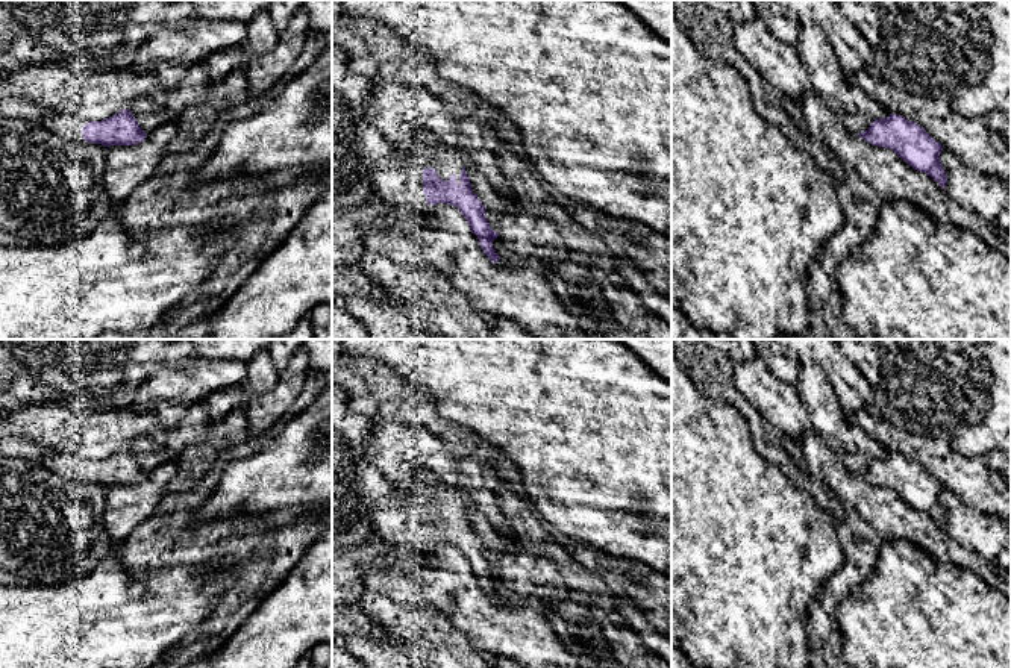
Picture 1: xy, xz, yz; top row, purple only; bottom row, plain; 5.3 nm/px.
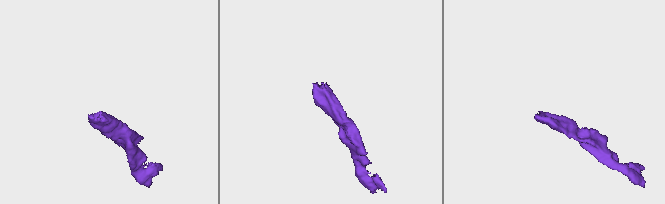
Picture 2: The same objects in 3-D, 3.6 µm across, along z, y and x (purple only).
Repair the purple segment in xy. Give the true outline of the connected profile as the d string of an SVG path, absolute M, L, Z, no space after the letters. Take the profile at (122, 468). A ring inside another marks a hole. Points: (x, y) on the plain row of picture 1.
M6 436L0 438L0 456L36 462L71 482L86 480L111 486L135 485L147 477L130 451L130 445L106 459L92 460L70 451L38 447L24 436Z

